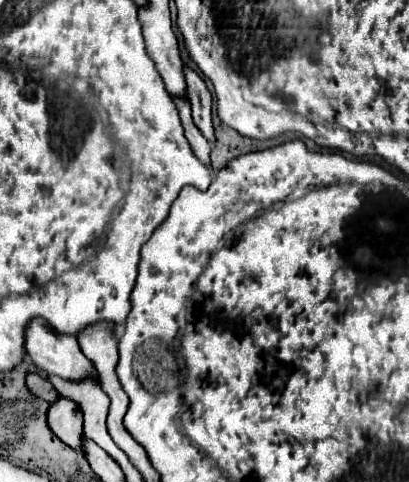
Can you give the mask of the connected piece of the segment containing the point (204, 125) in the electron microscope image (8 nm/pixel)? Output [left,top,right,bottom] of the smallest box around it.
[184,67,214,143]

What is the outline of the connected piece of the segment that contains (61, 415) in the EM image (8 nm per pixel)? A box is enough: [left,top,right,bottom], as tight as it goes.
[48,397,86,449]

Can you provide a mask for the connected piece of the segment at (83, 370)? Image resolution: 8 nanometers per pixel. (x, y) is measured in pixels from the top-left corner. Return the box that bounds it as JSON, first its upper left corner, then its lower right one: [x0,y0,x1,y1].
[26,319,98,381]

